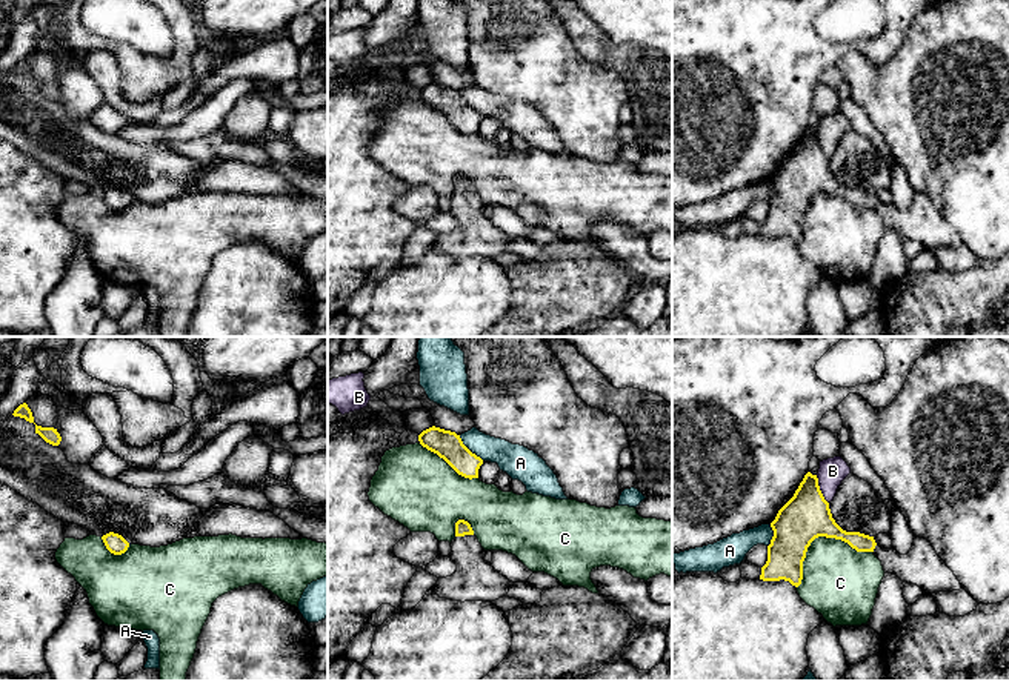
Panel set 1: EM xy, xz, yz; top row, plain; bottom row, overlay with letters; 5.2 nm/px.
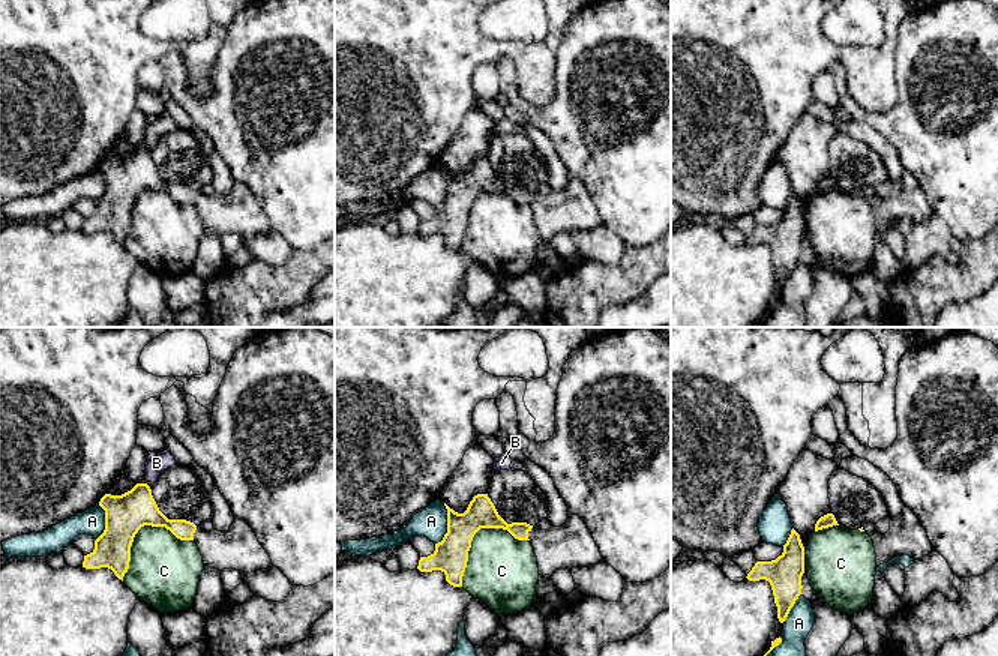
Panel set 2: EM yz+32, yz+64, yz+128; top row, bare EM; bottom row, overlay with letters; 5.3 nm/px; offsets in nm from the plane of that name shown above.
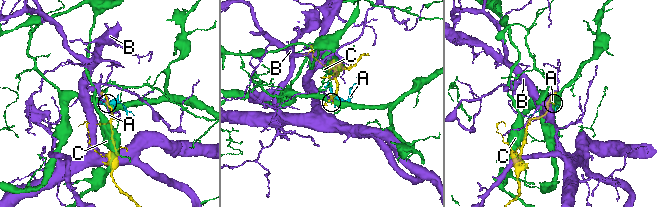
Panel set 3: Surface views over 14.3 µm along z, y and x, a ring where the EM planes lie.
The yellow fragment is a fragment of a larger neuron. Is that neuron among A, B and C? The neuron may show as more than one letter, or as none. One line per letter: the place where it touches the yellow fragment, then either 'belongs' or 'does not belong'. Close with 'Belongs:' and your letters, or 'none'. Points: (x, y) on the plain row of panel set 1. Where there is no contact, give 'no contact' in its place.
A: meets yellow in xz at (468, 105); does not belong
B: meets yellow in yz at (819, 145); does not belong
C: meets yellow in yz at (819, 191); does not belong
Belongs: none

